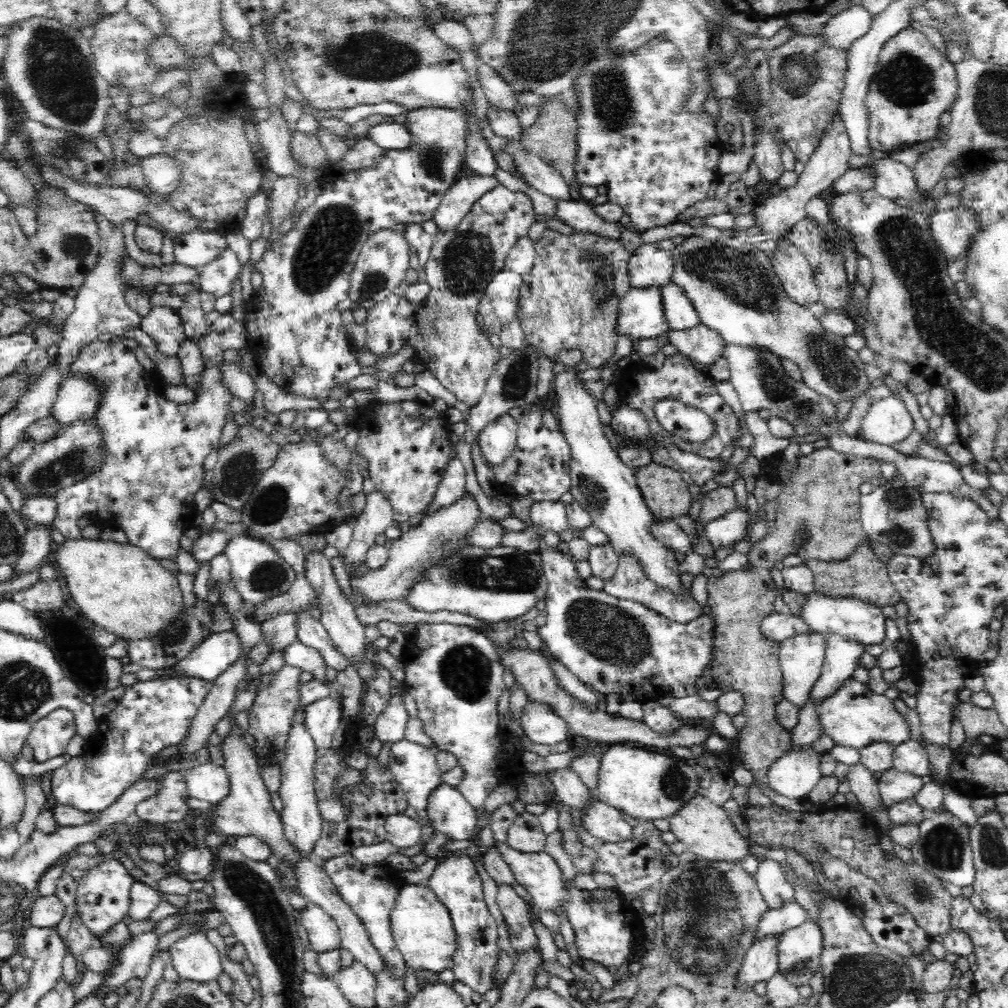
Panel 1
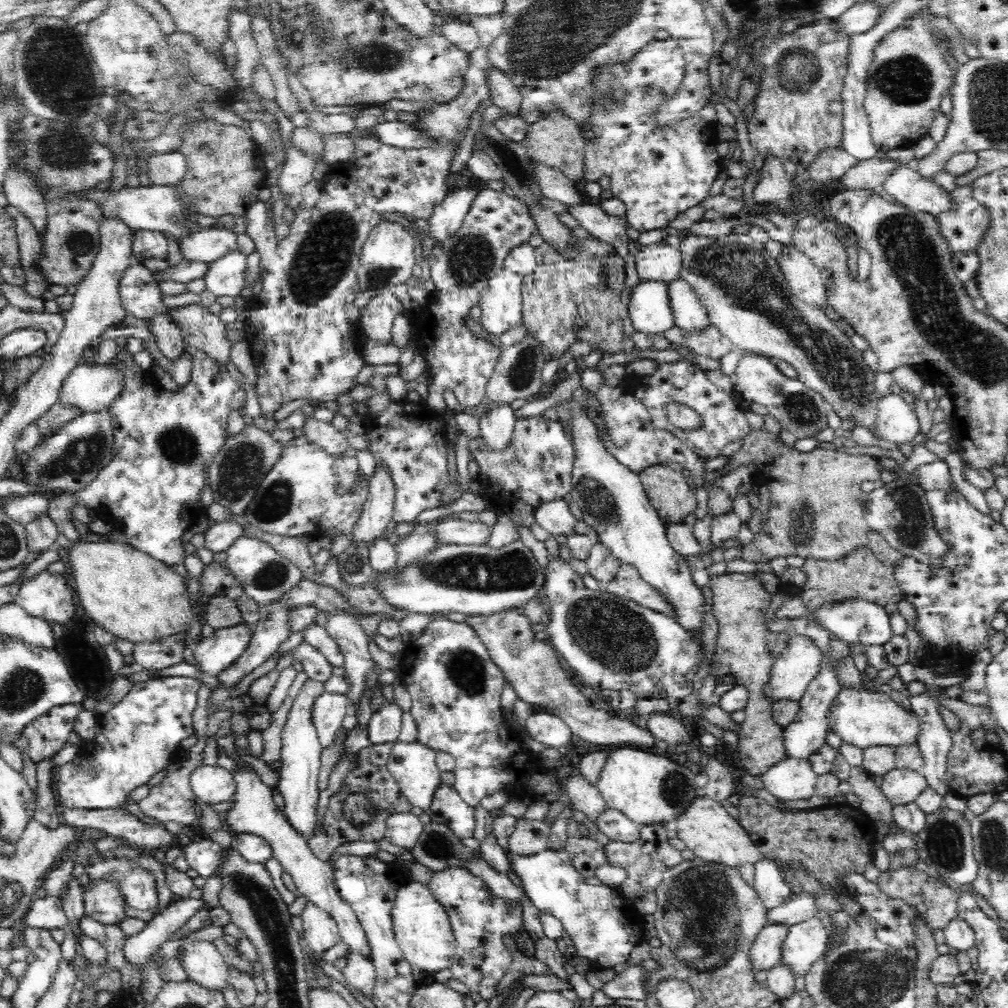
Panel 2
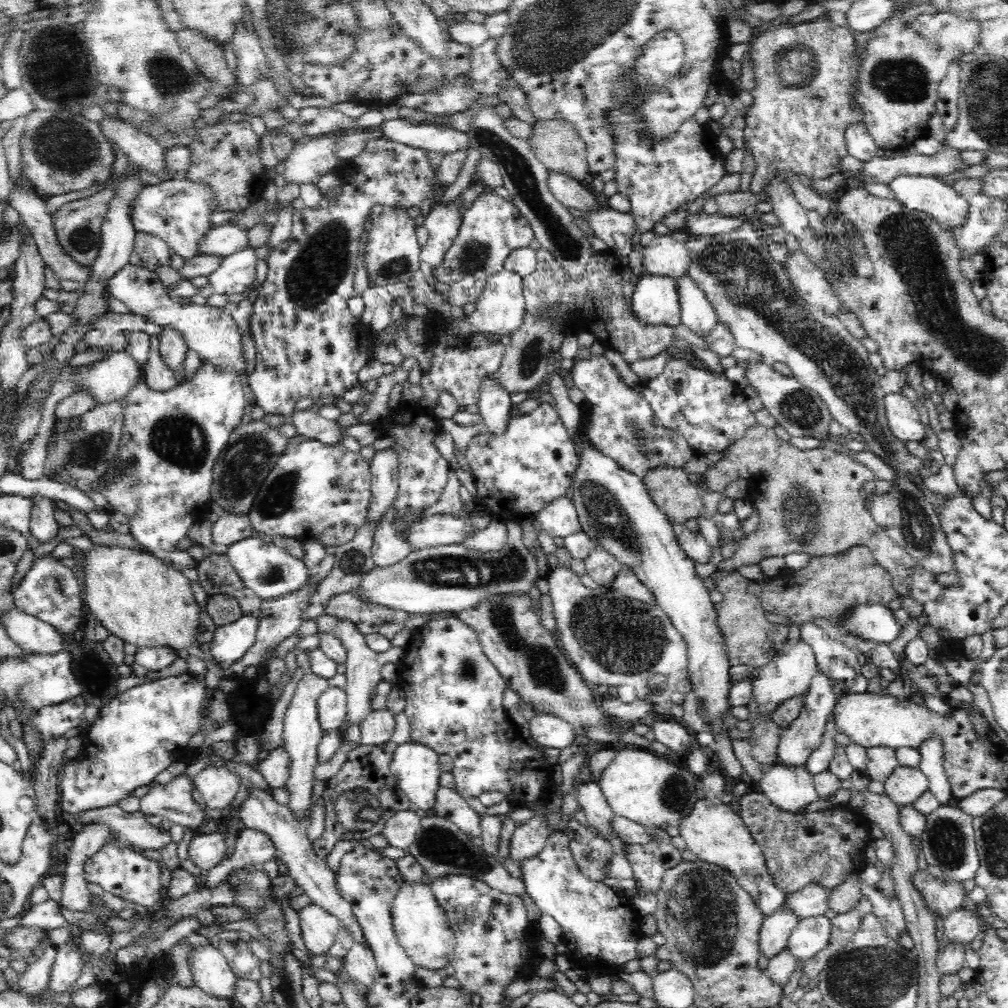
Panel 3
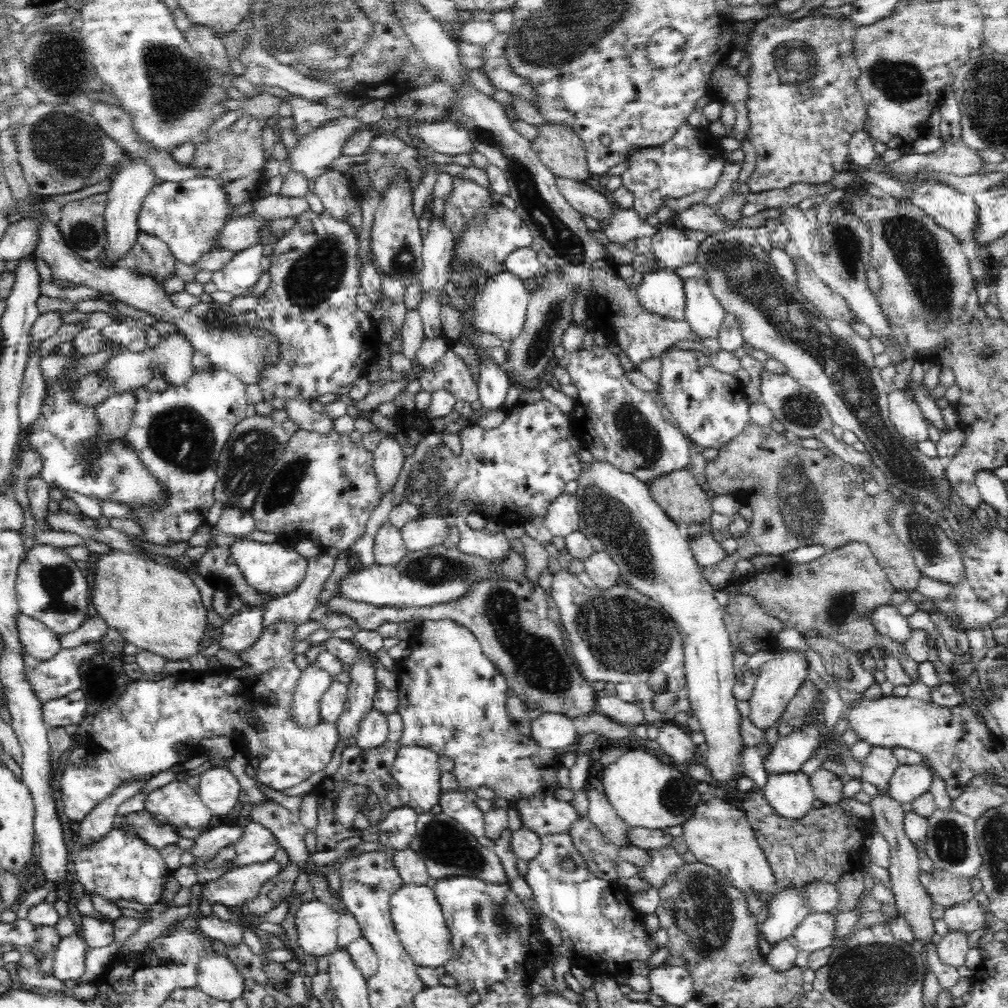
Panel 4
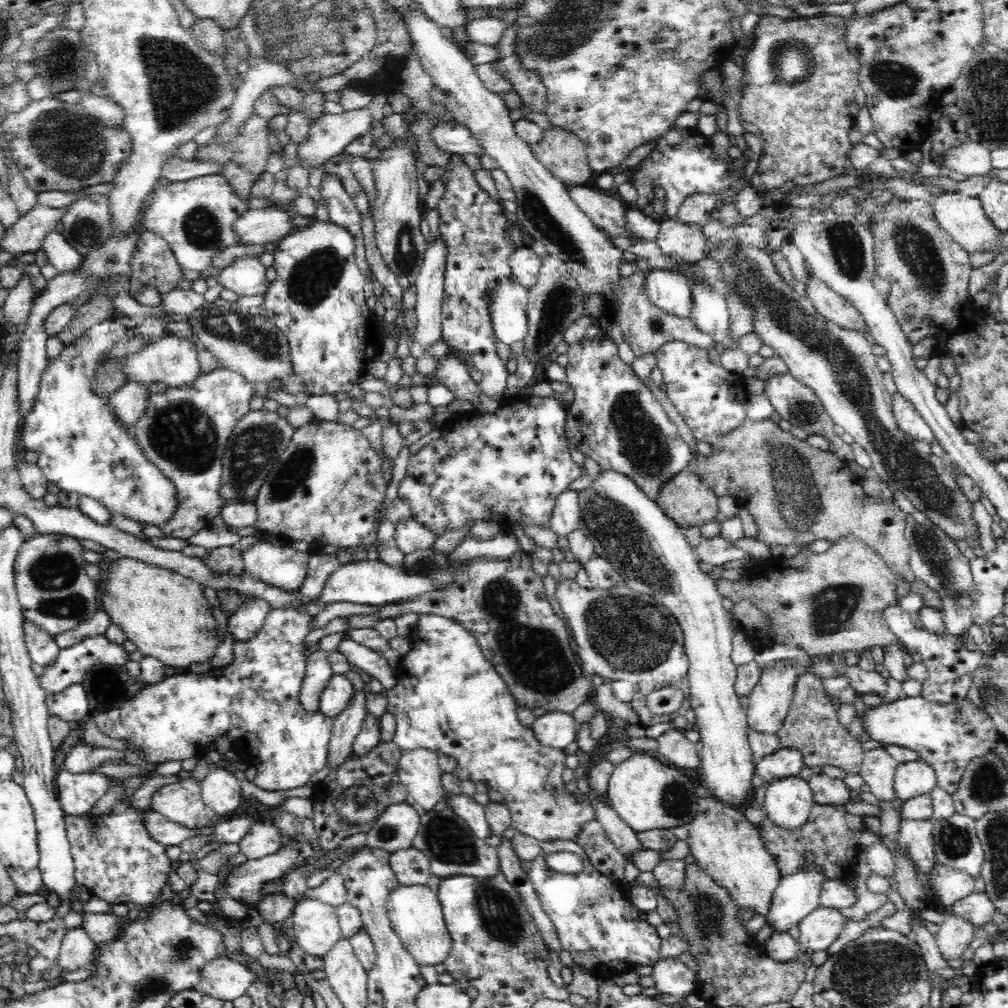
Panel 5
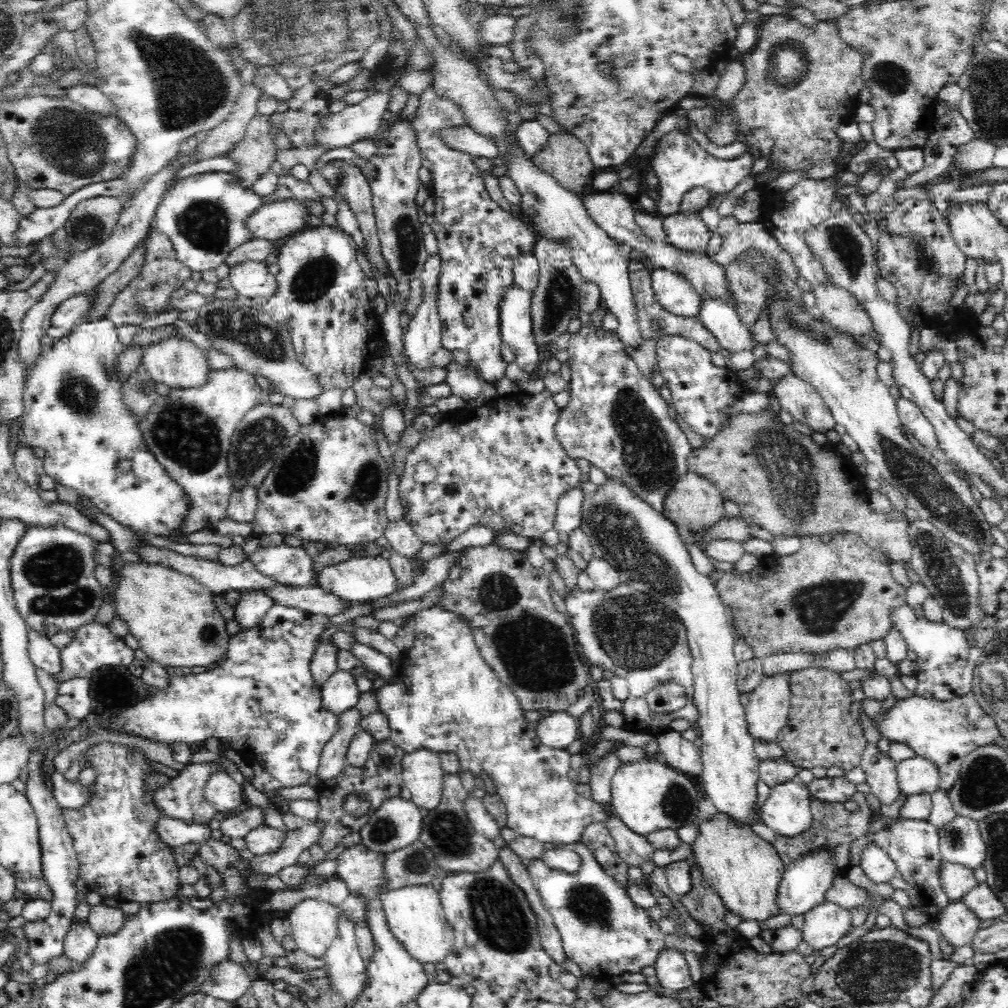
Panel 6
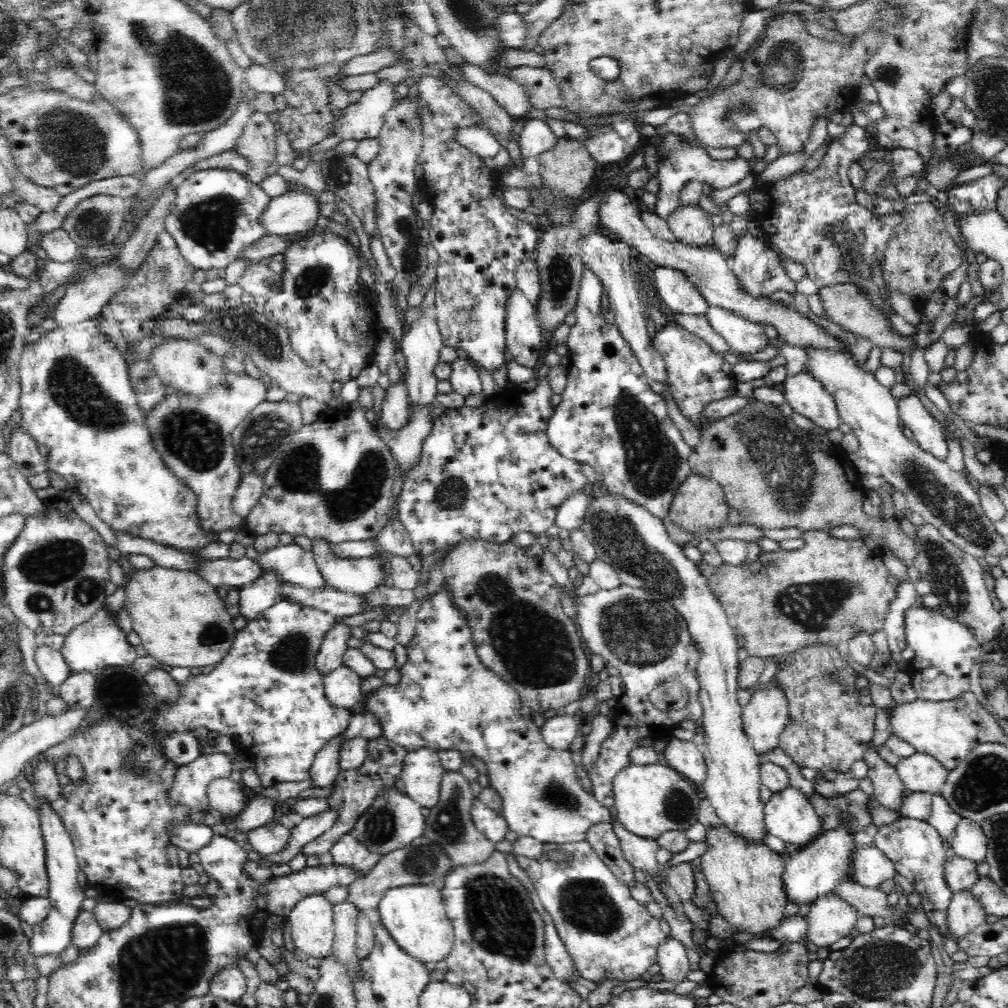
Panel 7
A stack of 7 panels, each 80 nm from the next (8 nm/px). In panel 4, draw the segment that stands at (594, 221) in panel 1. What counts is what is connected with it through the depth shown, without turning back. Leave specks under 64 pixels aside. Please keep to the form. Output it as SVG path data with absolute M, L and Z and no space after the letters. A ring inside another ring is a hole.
M616 208L610 216L608 222L599 223L605 240L624 244L632 238L644 238L644 236L653 237L657 233L656 227L647 221L642 221L640 215L634 209Z

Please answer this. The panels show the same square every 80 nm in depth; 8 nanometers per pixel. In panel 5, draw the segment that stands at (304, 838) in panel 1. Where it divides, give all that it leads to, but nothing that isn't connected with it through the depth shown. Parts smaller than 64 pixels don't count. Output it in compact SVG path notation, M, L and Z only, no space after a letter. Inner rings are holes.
M315 651L307 660L304 682L300 688L300 703L306 711L319 709L320 695L335 675L326 654L324 651Z

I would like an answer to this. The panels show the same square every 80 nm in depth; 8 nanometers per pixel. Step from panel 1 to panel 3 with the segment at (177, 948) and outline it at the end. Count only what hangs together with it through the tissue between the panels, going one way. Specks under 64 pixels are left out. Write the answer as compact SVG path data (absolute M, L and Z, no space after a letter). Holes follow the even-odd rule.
M212 944L192 947L188 966L195 986L204 993L222 999L235 998L238 976L218 946Z

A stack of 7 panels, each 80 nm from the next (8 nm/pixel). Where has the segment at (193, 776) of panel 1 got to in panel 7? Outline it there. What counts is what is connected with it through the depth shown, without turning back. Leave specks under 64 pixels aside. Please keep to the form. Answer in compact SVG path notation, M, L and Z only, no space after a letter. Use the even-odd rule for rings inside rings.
M215 777L206 788L210 810L220 813L222 818L236 818L247 807L246 794L242 782L234 782L229 777Z

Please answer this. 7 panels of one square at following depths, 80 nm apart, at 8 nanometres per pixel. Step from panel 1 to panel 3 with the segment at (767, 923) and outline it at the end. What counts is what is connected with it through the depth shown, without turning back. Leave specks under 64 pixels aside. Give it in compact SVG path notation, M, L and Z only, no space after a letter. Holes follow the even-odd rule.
M809 883L798 892L787 895L787 910L792 910L799 920L810 916L823 916L829 913L830 891L820 883Z

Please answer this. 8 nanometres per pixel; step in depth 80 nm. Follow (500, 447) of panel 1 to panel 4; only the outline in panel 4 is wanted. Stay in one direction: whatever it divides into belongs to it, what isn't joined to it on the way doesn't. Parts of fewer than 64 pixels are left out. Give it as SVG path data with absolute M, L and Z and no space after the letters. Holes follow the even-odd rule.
M482 364L480 368L480 382L478 382L478 392L480 392L480 401L484 402L482 406L488 408L488 413L504 411L504 398L506 398L511 380L504 365Z

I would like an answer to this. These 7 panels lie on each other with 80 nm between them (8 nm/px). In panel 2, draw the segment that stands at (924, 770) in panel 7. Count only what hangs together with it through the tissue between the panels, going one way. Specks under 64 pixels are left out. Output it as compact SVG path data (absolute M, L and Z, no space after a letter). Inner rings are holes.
M896 767L883 776L881 791L893 805L910 804L926 786L922 772Z

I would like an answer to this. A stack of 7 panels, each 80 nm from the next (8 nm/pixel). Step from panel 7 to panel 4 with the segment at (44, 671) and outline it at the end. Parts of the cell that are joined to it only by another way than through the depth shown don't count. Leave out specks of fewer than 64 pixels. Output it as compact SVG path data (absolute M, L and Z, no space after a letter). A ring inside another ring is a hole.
M20 613L16 625L22 647L37 661L49 660L62 649L59 635L52 632L43 622Z

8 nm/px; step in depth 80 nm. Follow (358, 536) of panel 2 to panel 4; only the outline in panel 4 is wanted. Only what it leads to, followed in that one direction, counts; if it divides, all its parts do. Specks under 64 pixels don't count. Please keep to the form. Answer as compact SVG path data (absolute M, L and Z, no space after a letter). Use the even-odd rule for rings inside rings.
M391 433L382 438L378 447L374 450L373 456L374 462L372 465L374 465L374 471L376 471L378 485L380 485L383 497L385 492L388 492L388 489L394 486L405 457L402 446Z

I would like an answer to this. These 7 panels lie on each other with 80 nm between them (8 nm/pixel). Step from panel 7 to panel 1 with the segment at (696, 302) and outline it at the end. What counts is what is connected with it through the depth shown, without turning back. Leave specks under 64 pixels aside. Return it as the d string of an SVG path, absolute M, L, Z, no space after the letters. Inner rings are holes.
M646 287L630 290L618 302L618 320L615 334L629 334L637 338L655 338L668 332L663 318L661 287Z

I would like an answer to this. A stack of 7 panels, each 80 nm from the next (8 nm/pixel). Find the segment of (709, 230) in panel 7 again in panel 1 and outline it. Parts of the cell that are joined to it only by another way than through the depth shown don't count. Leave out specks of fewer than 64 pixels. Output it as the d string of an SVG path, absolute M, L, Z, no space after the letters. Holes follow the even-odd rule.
M643 243L629 258L630 286L637 290L663 287L671 283L670 251L658 249L652 243Z

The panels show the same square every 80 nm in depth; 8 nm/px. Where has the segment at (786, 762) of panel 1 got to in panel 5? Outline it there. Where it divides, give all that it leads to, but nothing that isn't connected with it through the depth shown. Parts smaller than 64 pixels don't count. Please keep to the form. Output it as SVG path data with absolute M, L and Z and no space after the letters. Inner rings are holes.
M786 776L776 777L768 784L763 806L773 824L796 830L808 822L814 803L809 781L800 776Z

